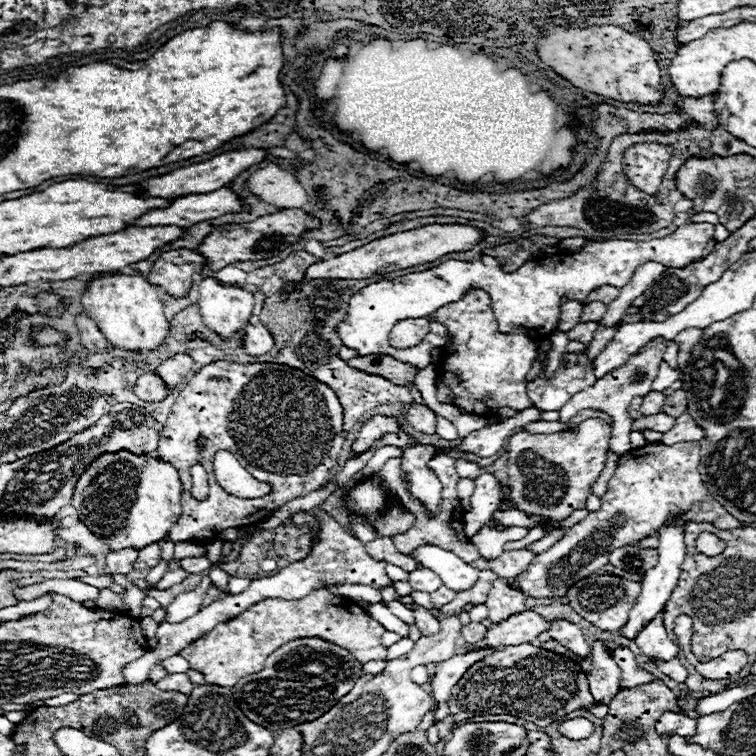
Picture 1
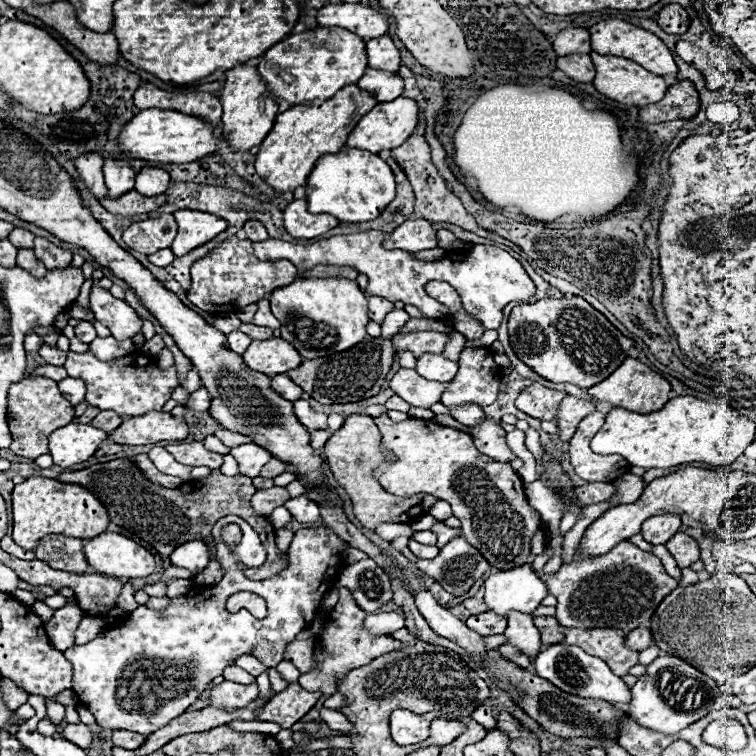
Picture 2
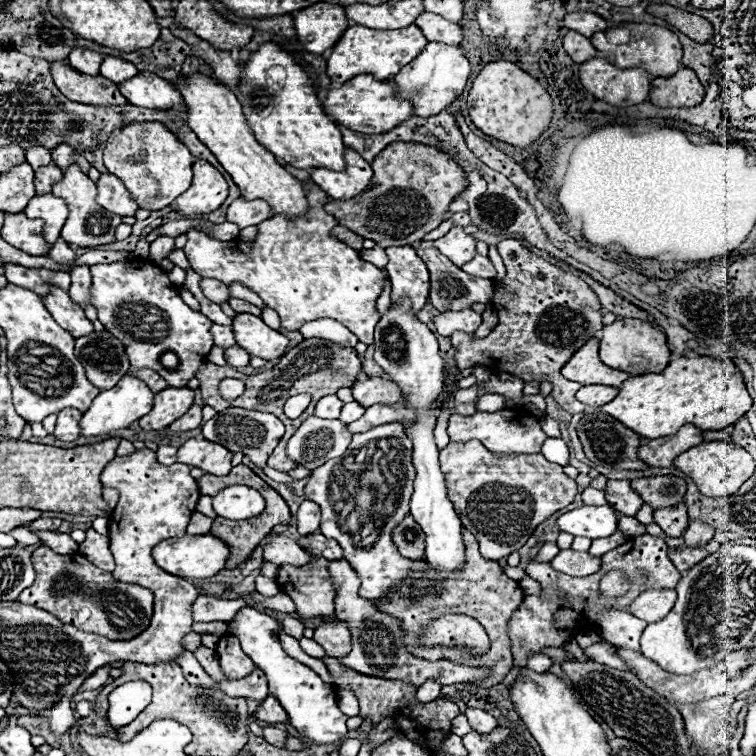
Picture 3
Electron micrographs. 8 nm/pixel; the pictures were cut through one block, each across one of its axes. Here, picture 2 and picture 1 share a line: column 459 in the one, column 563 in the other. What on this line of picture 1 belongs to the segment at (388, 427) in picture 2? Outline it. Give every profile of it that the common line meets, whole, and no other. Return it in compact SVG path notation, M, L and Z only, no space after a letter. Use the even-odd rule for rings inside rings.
M590 418L590 420L584 420L584 424L578 424L576 430L562 430L556 434L518 432L510 436L508 440L508 486L512 488L512 500L518 504L518 508L524 512L546 516L548 520L542 524L564 520L574 510L584 508L586 498L590 496L592 482L596 482L600 472L604 470L606 452L610 448L610 432L612 432L610 424L606 424L600 418Z

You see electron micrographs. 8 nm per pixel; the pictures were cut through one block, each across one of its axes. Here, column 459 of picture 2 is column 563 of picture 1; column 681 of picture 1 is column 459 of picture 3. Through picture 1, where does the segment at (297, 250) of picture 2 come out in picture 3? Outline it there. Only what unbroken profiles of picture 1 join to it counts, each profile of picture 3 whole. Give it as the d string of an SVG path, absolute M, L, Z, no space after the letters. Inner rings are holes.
M454 226L448 234L434 240L434 248L438 248L456 266L464 266L472 256L476 256L476 240L466 234L462 226Z

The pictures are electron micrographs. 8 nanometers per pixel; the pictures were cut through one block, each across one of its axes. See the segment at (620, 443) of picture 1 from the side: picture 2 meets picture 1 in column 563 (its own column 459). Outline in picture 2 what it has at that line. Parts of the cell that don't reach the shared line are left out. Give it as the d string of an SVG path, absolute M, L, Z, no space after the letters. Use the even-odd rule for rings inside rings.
M464 406L464 408L450 408L452 410L452 416L464 424L464 426L476 426L484 420L484 412L482 408L476 408L476 406Z

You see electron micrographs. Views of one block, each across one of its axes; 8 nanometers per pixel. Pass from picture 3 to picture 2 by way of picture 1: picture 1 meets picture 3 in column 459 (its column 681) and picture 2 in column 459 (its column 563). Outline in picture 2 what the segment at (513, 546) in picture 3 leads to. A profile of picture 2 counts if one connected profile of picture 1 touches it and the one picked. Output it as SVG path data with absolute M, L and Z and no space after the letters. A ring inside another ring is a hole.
M464 538L450 540L434 560L420 560L406 546L402 554L418 566L420 572L432 576L446 592L454 596L466 596L476 580L490 568L490 564L472 548Z

